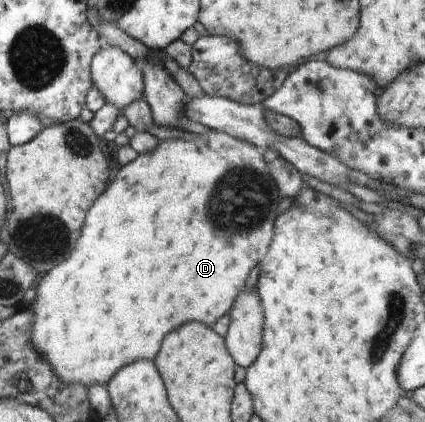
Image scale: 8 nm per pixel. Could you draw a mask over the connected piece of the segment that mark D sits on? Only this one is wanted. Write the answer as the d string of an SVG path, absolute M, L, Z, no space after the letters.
M210 130L210 132L207 132L207 134L196 135L199 136L200 140L187 142L181 139L166 139L161 141L153 152L137 155L137 158L135 158L133 162L122 165L116 174L115 180L112 180L112 183L106 188L106 191L103 191L101 198L97 198L97 202L95 202L95 204L93 204L93 206L87 210L87 218L85 218L85 224L83 224L83 228L81 228L81 236L79 236L79 240L77 240L77 244L75 244L75 252L71 252L71 256L69 256L67 260L63 260L63 264L58 264L57 266L51 268L50 271L46 272L45 276L41 280L41 283L39 286L37 286L36 296L30 304L22 303L22 305L20 305L25 305L32 312L32 327L30 330L30 339L32 345L42 355L42 357L48 363L50 363L55 376L58 376L65 384L82 384L87 388L93 384L107 386L110 380L113 379L123 367L126 367L135 361L153 360L153 358L157 356L157 352L159 352L159 346L161 346L163 338L165 338L169 332L173 332L175 328L183 326L185 322L193 322L197 320L198 323L211 326L216 320L219 320L219 318L230 312L234 300L237 298L237 296L239 296L239 293L243 290L243 288L245 288L245 282L247 282L249 272L251 272L251 270L257 266L257 260L265 256L265 252L267 252L267 248L269 248L269 244L271 244L271 236L273 236L273 224L275 222L275 218L277 218L278 212L277 206L279 206L279 202L282 198L273 177L268 171L263 153L255 145L249 144L248 141L232 137L227 133L220 133L219 131Z

